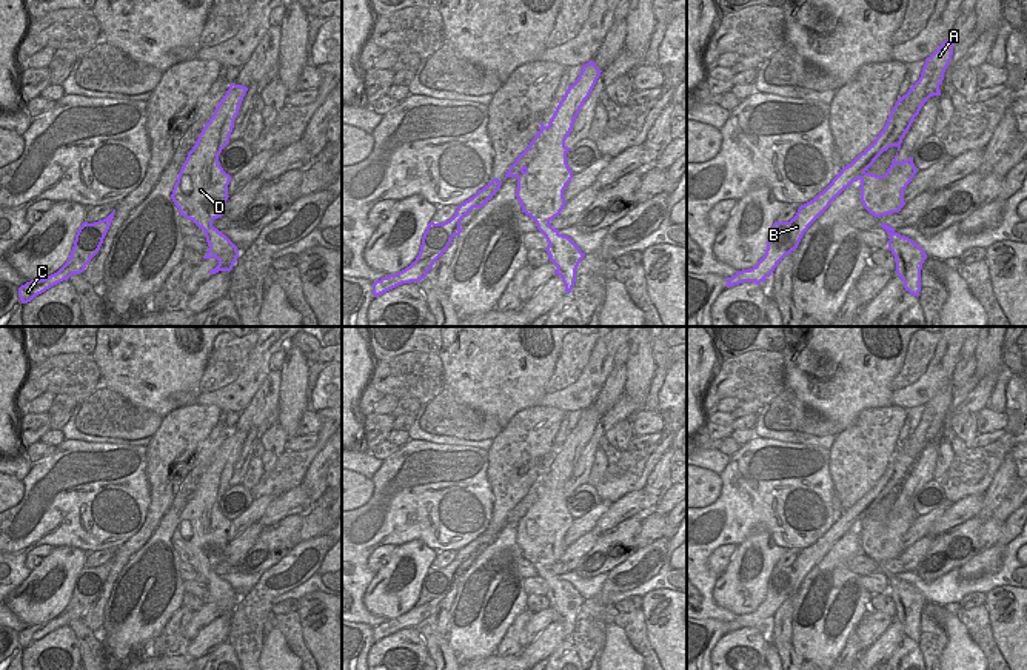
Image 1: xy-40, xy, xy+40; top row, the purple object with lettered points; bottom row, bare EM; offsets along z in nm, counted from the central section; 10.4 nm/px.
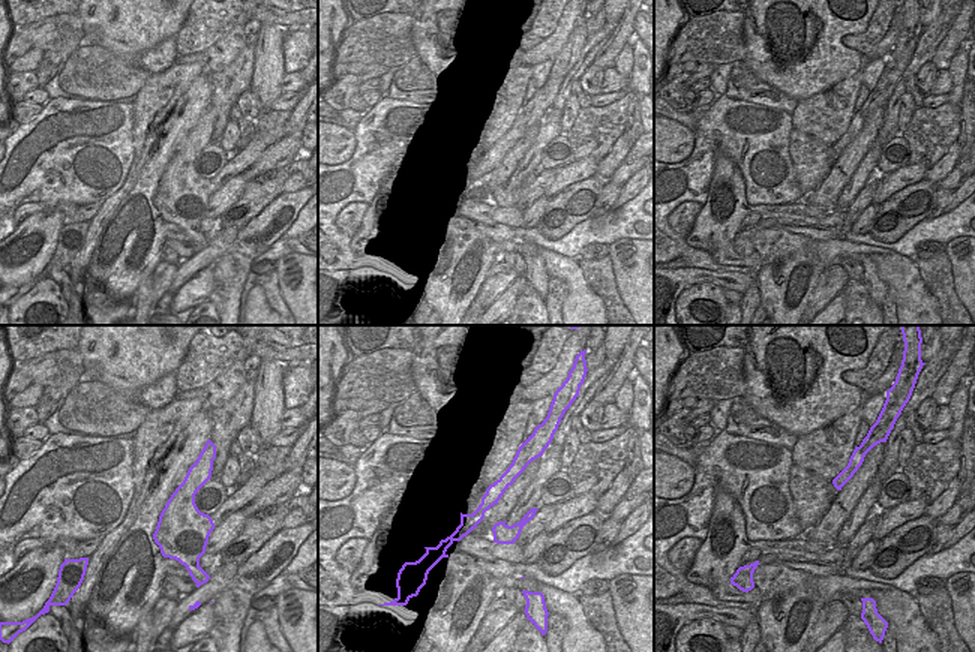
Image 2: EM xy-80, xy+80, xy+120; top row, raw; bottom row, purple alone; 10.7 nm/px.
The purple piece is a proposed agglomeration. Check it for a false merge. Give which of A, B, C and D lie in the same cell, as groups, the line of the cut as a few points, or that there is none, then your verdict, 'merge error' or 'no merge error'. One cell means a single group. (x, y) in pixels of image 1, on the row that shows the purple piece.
A D / B C; cut in xy along (525, 151), (530, 164), (518, 177); merge error

